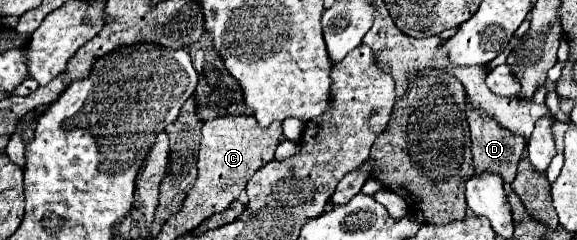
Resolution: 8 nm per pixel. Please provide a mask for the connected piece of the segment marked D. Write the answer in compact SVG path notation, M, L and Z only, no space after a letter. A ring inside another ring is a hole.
M473 108L469 112L469 128L471 128L471 152L473 152L473 162L475 162L475 172L479 170L495 170L501 174L501 178L511 184L515 174L517 174L517 162L525 152L525 138L521 134L513 134L505 128L499 126L499 122Z

